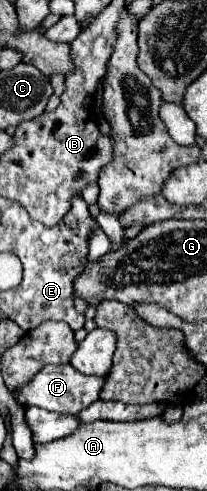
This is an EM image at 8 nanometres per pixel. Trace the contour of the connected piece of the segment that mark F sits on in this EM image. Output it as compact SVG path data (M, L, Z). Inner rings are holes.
M71 364L45 366L27 386L23 386L17 392L17 400L19 404L25 404L25 406L39 406L45 410L61 412L61 414L79 414L83 408L99 400L99 392L103 390L103 384L105 384L105 376L81 374Z

